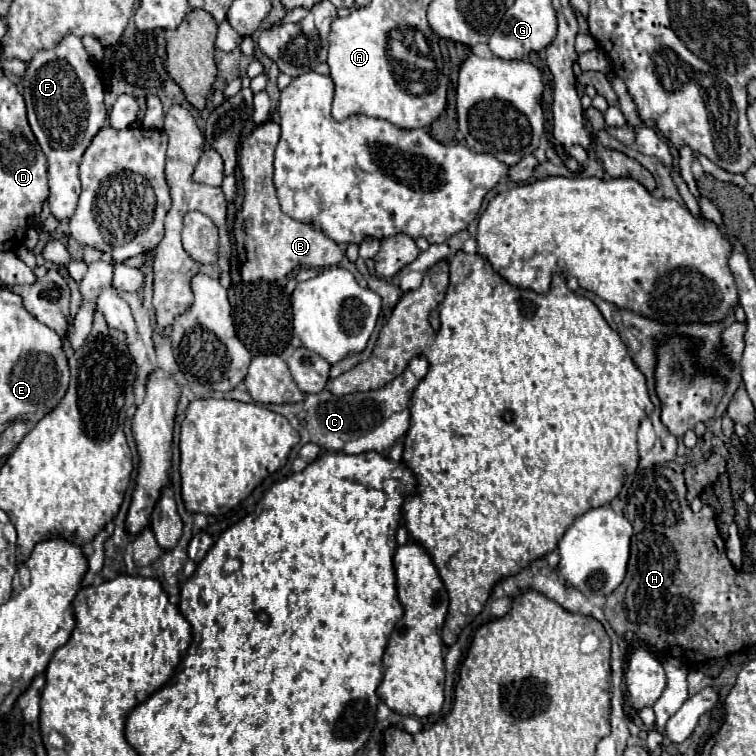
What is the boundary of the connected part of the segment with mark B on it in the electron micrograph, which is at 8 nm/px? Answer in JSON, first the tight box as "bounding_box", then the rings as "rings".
{"bounding_box":[233,121,343,281],"rings":[[[267,121],[245,137],[239,151],[245,199],[241,209],[235,213],[233,237],[243,281],[277,281],[297,267],[333,267],[343,259],[343,249],[323,231],[317,231],[311,223],[295,221],[281,211],[273,187],[273,153],[279,135],[279,125],[275,121]]]}

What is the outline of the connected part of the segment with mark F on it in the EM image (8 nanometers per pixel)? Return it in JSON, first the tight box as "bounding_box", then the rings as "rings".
{"bounding_box":[23,35,107,221],"rings":[[[65,35],[53,49],[39,51],[23,75],[23,97],[27,103],[29,125],[49,161],[49,209],[59,221],[67,221],[79,201],[79,165],[93,137],[105,127],[107,111],[103,105],[103,83],[99,69],[75,35]]]}

